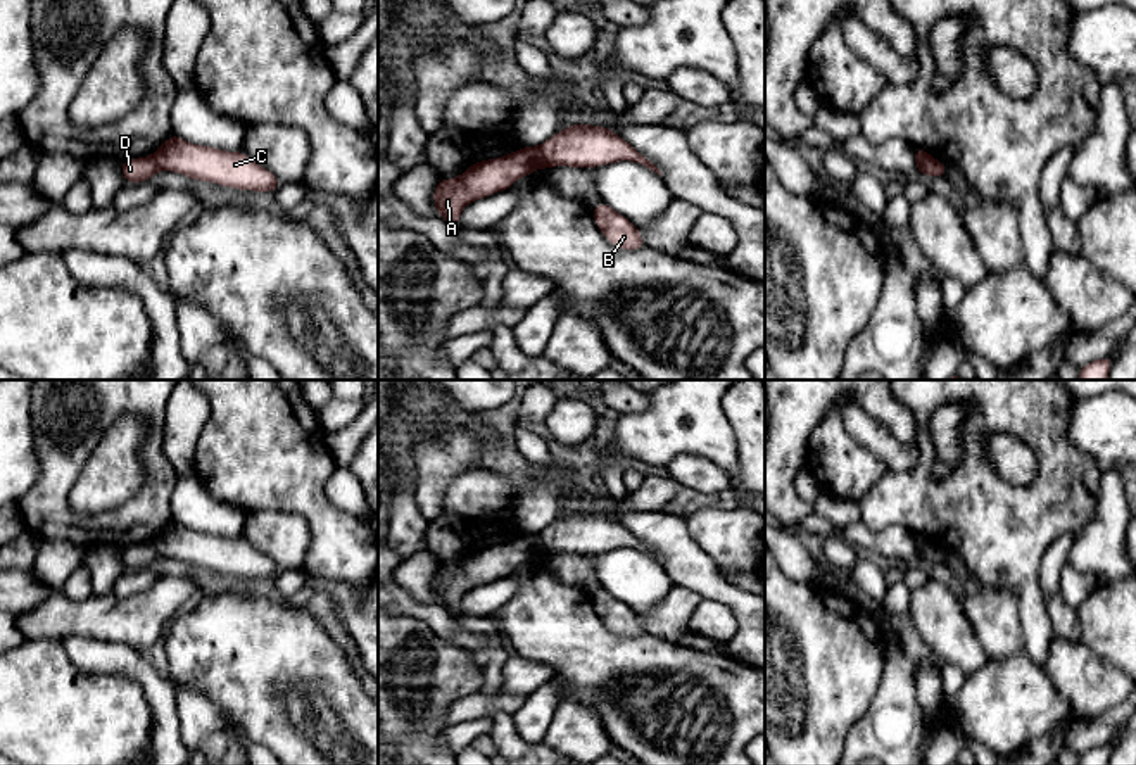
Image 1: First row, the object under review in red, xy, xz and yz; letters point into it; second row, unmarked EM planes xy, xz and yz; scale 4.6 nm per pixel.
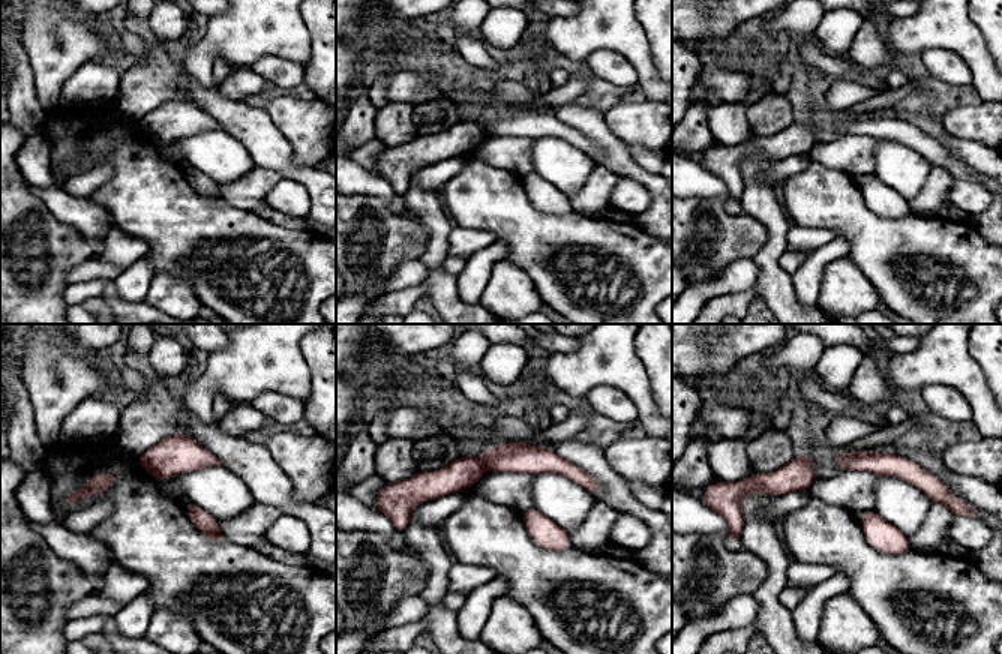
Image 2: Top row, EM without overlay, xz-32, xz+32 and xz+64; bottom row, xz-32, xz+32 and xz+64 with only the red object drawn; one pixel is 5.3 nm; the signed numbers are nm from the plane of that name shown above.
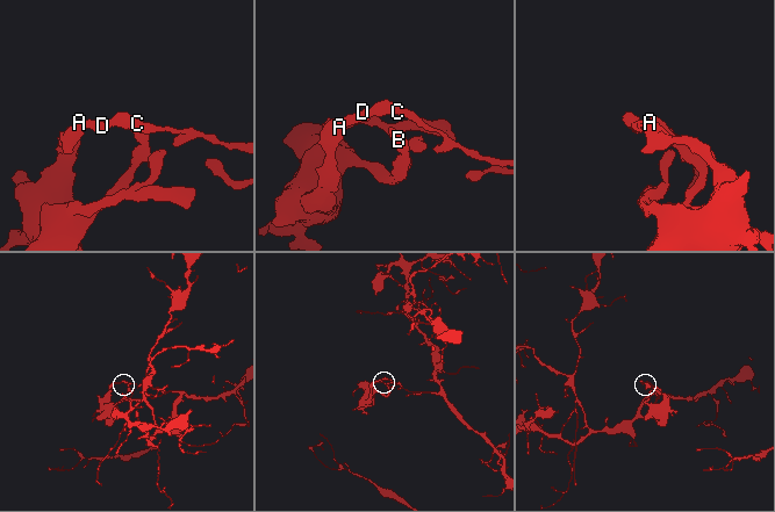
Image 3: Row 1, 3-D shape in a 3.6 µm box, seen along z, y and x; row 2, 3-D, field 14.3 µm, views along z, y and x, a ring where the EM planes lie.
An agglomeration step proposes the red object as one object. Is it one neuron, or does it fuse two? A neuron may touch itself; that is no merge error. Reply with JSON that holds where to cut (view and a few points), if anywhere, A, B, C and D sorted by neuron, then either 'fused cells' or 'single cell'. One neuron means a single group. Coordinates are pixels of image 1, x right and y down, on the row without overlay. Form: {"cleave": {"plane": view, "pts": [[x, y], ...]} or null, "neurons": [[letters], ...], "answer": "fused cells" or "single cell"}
{"cleave": {"plane": "xz", "pts": [[536, 534], [548, 553]]}, "neurons": [["A", "B", "D"], ["C"]], "answer": "fused cells"}

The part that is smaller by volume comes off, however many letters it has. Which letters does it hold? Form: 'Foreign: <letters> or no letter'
Foreign: A, B, D

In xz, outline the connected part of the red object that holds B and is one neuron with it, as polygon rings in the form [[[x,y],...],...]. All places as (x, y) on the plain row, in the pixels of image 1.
[[[599,589],[590,596],[597,615],[613,634],[623,637],[639,637],[646,634],[639,615],[606,589]]]

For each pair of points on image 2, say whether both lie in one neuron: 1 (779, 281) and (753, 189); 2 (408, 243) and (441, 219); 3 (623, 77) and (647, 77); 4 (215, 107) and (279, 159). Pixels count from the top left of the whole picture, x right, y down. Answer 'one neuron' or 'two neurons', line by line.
1: one neuron
2: two neurons
3: two neurons
4: one neuron

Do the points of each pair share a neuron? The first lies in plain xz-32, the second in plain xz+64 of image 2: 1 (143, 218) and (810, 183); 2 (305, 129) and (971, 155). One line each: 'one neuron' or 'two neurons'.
1: one neuron
2: two neurons

